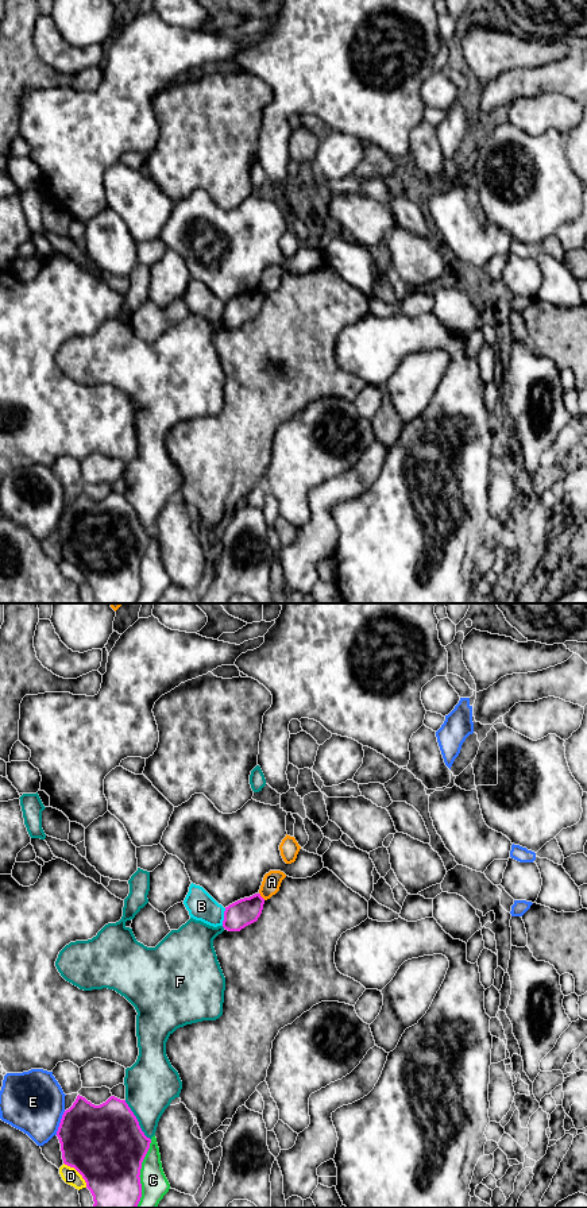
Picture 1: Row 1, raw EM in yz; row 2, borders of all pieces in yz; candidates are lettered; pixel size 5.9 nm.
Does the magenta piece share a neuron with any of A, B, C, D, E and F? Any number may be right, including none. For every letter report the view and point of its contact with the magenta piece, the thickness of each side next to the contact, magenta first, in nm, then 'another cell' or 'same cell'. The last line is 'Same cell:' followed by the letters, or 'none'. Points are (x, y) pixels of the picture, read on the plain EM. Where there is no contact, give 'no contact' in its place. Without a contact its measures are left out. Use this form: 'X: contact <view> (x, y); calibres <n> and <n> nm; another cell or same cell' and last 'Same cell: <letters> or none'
A: contact yz (261, 292); calibres 160 and 110 nm; another cell
B: contact yz (224, 312); calibres 160 and 170 nm; another cell
C: contact yz (139, 568); calibres 460 and 160 nm; another cell
D: contact yz (78, 567); calibres 460 and 100 nm; another cell
E: contact yz (60, 518); calibres 440 and 380 nm; another cell
F: contact yz (136, 516); calibres 460 and 320 nm; another cell
Same cell: none

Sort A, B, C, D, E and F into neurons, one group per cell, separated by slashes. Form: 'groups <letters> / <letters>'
groups A / B / C / D / E / F

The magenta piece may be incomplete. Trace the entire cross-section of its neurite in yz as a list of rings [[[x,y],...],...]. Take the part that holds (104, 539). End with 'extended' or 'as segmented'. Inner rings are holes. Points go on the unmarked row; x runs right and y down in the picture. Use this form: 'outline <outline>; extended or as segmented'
outline [[[77,491],[62,510],[57,532],[63,559],[74,563],[93,591],[93,603],[136,603],[142,593],[140,564],[151,534],[144,530],[125,495],[111,491],[94,501]]]; as segmented

